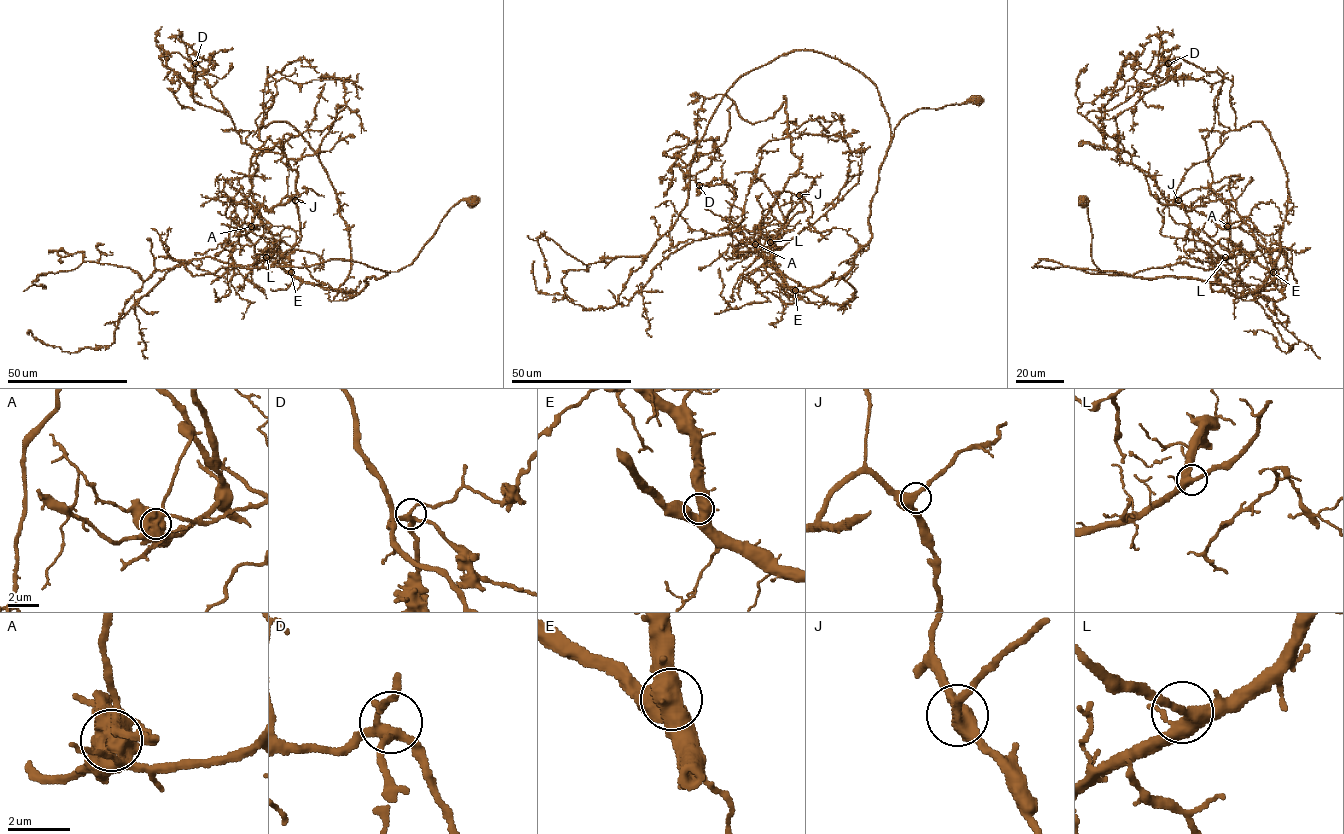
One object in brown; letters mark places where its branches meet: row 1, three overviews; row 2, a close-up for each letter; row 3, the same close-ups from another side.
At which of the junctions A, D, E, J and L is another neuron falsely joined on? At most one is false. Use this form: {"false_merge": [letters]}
{"false_merge": ["A"]}

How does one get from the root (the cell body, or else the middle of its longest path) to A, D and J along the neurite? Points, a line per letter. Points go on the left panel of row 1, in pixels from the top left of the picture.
A: (472, 202), (454, 205), (411, 263), (369, 276), (353, 295), (296, 278), (271, 233), (261, 223), (251, 226)
D: (472, 202), (355, 295), (298, 279), (253, 199), (283, 205), (297, 172), (280, 141), (241, 141), (195, 63)
J: (472, 202), (454, 205), (411, 263), (369, 276), (352, 295), (296, 278), (253, 198), (265, 210), (295, 200)

